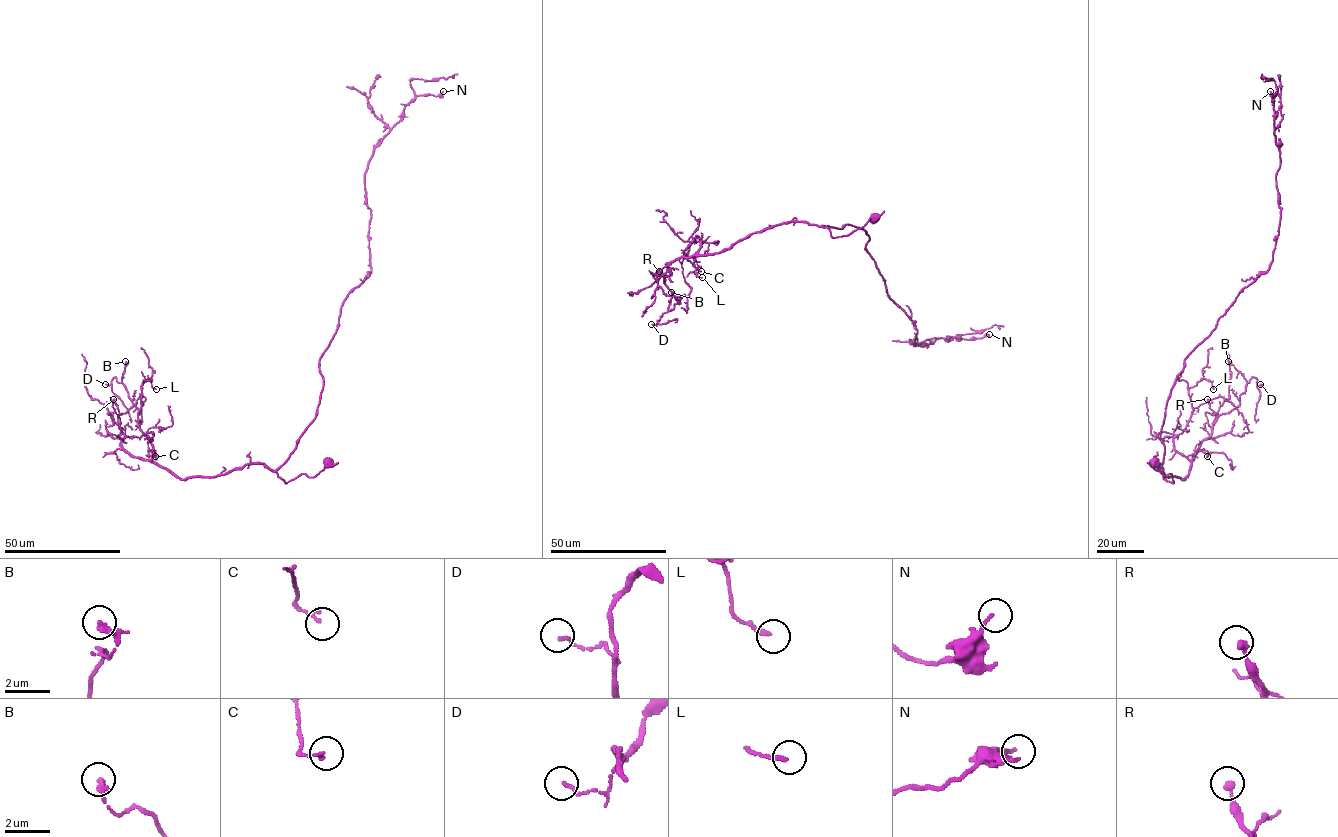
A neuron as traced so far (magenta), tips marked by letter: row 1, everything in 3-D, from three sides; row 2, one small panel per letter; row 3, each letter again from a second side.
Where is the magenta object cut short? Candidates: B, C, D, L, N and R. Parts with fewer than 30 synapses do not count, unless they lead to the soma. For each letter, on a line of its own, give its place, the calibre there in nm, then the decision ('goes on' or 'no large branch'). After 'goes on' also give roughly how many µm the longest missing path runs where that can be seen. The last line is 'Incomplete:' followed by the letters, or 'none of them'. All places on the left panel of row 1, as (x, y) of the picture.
B: place (125, 361); calibre 170 nm; no large branch
C: place (155, 456); calibre 150 nm; no large branch
D: place (105, 384); calibre 120 nm; no large branch
L: place (156, 389); calibre 190 nm; no large branch
N: place (443, 91); calibre 140 nm; no large branch
R: place (113, 399); calibre 260 nm; no large branch
Incomplete: none of them

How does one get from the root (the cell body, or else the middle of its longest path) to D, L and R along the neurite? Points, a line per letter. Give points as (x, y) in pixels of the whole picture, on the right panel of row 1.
D: (1156, 463), (1171, 474), (1167, 482), (1158, 463), (1184, 479), (1217, 418), (1239, 404), (1253, 377), (1260, 384)
L: (1156, 463), (1167, 482), (1158, 463), (1188, 474), (1173, 439), (1188, 389), (1213, 389)
R: (1156, 463), (1171, 474), (1167, 482), (1158, 463), (1166, 476), (1188, 474), (1218, 415), (1207, 399)

